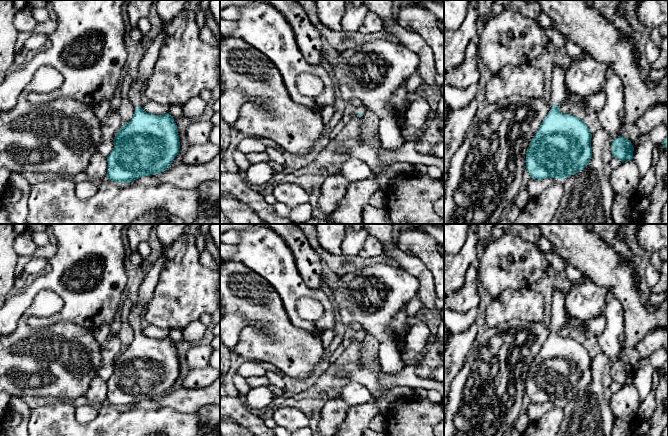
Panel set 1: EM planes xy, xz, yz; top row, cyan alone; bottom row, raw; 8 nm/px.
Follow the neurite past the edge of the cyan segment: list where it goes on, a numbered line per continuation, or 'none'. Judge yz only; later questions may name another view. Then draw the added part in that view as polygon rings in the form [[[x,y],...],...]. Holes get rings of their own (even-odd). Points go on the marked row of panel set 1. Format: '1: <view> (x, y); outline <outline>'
1: yz (558, 89); outline [[[555,63],[553,67],[553,76],[551,81],[551,96],[548,100],[550,109],[553,105],[560,106],[566,97],[566,86],[564,83],[566,72]]]

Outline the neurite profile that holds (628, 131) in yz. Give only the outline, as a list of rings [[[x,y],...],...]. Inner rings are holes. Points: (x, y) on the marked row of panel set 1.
[[[622,124],[618,134],[632,142],[632,140],[639,134],[639,131],[636,124]]]

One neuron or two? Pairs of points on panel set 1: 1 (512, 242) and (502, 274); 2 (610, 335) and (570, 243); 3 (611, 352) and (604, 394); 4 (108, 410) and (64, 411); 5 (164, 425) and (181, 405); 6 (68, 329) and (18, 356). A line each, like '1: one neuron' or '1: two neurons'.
1: one neuron
2: two neurons
3: two neurons
4: one neuron
5: two neurons
6: one neuron

